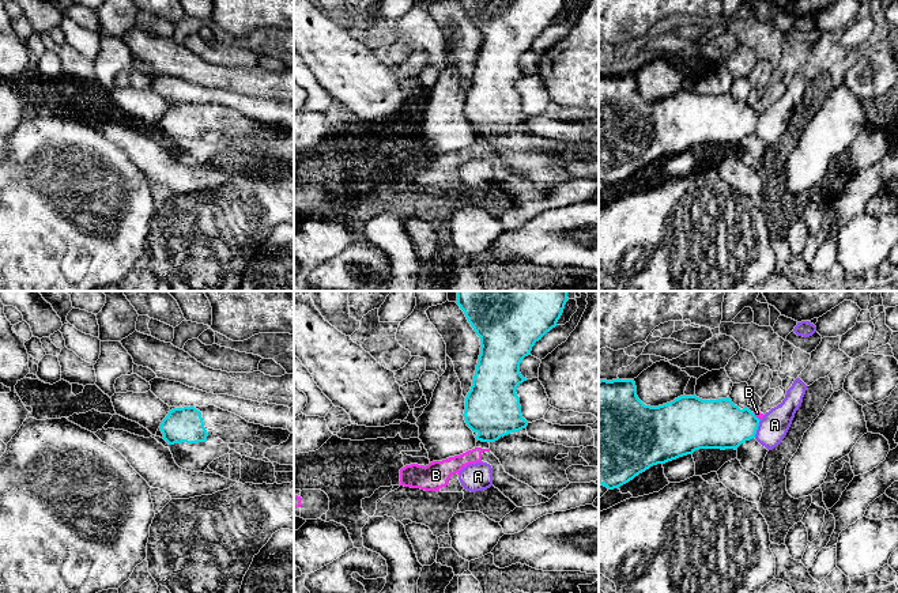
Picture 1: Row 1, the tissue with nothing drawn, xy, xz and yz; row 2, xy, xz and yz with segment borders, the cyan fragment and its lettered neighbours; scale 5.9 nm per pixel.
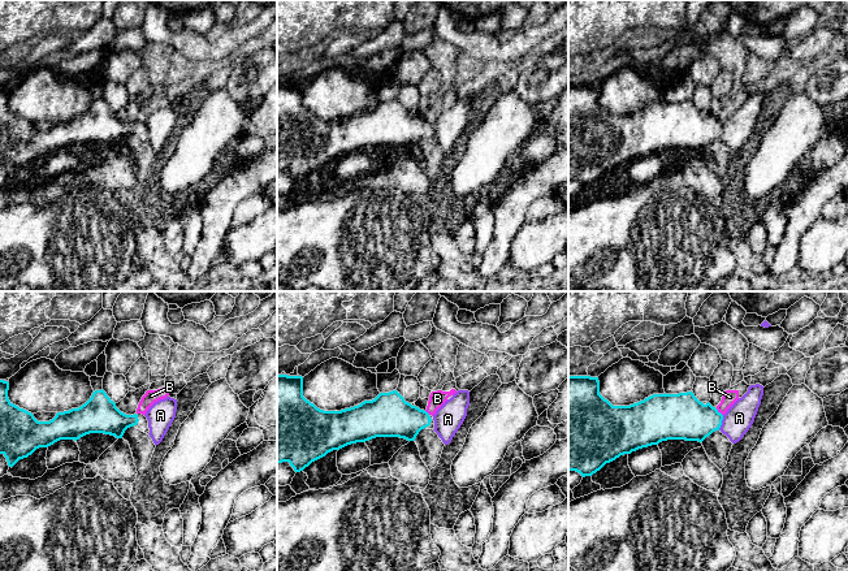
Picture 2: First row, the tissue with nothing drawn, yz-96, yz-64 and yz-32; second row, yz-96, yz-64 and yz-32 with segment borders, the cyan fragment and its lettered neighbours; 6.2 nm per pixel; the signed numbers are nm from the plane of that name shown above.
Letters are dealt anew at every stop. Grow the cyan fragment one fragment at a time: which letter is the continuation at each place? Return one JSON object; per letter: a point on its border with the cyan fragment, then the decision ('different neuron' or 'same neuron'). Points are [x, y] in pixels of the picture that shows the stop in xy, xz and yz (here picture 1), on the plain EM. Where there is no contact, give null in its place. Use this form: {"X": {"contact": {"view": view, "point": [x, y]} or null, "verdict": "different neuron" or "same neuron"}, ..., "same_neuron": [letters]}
{"A": {"contact": {"view": "yz", "point": [757, 124]}, "verdict": "different neuron"}, "B": {"contact": {"view": "yz", "point": [755, 112]}, "verdict": "different neuron"}, "same_neuron": []}

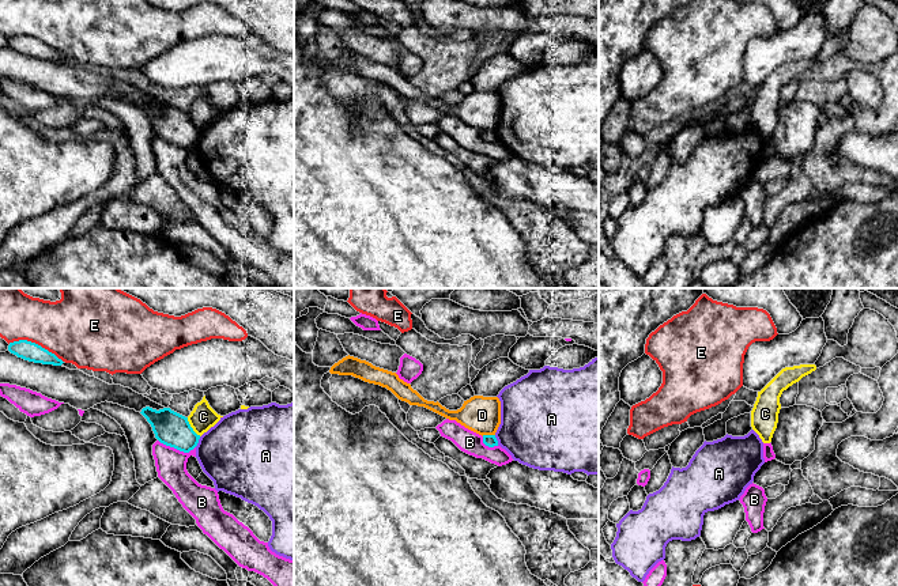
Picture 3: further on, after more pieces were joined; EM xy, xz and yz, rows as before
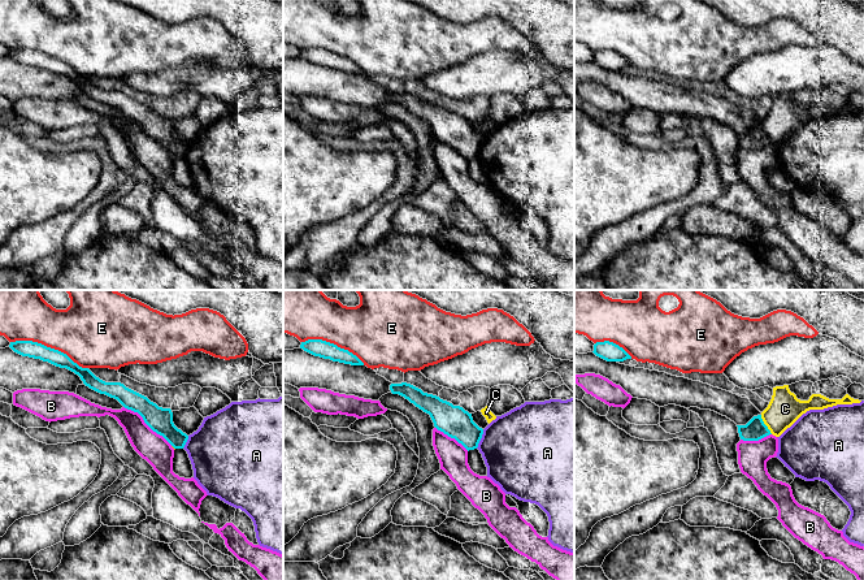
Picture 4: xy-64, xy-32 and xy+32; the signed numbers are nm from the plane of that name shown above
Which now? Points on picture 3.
{"A": {"contact": {"view": "xy", "point": [197, 138]}, "verdict": "different neuron"}, "B": {"contact": {"view": "xy", "point": [177, 144]}, "verdict": "different neuron"}, "C": {"contact": {"view": "xy", "point": [191, 123]}, "verdict": "different neuron"}, "D": {"contact": {"view": "xz", "point": [487, 131]}, "verdict": "different neuron"}, "E": {"contact": {"view": "xy", "point": [34, 38]}, "verdict": "different neuron"}, "same_neuron": []}

